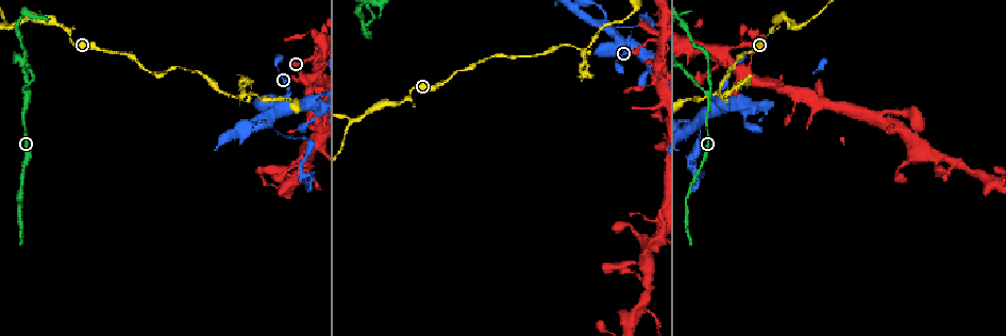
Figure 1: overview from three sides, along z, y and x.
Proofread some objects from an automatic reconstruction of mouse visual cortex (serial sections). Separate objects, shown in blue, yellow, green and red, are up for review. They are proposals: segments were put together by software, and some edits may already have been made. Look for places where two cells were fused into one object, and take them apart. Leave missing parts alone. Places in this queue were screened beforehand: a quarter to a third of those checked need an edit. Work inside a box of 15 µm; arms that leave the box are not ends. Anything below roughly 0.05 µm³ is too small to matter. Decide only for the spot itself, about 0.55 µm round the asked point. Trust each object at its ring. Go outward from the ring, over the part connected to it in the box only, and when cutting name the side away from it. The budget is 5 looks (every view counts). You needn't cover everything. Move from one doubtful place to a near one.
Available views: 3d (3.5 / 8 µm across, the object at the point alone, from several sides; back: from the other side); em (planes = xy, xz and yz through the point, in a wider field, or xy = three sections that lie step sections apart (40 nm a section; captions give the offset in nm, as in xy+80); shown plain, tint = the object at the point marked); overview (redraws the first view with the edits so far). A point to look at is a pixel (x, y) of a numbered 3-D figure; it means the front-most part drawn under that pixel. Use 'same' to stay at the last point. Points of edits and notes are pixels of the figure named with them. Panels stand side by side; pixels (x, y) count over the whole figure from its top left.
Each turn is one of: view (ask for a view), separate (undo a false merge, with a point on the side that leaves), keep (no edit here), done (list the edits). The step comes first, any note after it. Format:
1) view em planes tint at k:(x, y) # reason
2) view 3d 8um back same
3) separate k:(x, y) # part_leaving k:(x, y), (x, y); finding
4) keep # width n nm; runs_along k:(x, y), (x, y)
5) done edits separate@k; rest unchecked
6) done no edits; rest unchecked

view 3d 3.5um at 1:(657, 39) # three arms meet

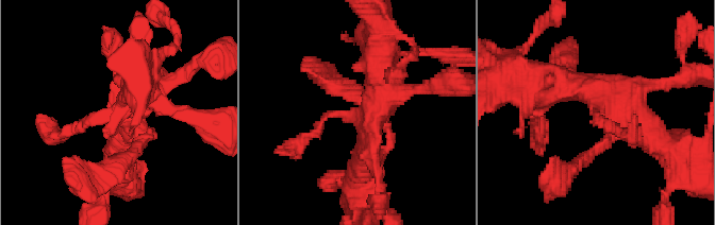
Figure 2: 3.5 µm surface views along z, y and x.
view em xy step 3 tint at 2:(599, 114) # now the EM

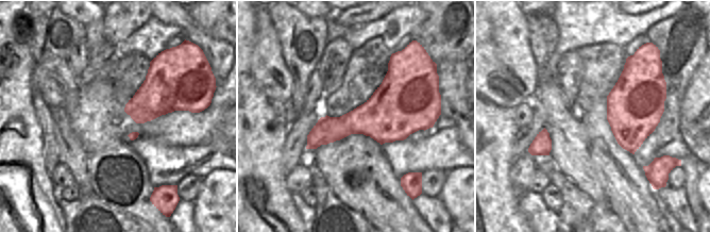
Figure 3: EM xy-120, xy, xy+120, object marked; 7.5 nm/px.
view em xy step 5 tint same

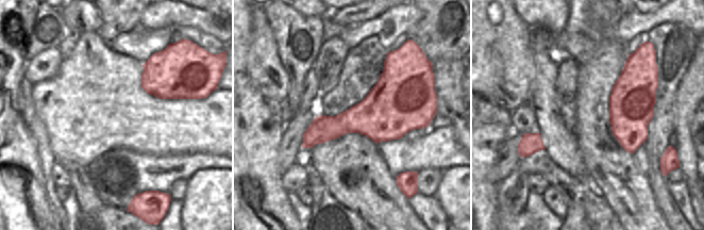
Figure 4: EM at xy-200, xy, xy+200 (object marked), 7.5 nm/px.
keep # runs_along 2:(299, 141), (331, 114), (358, 117), (364, 171); all the same cell

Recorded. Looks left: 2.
view 3d 3.5um at 1:(158, 75) # sharp bend

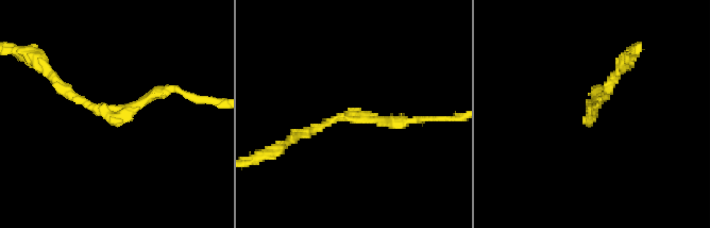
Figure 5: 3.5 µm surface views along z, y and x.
view em xy step 3 tint at 5:(589, 116) # arm_widths 150, 150 nm

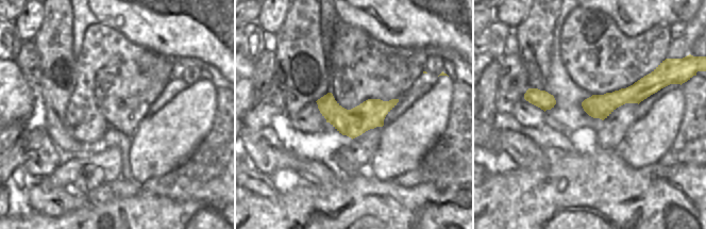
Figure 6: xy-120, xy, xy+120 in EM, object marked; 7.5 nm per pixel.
keep # runs_along 5:(297, 136), (349, 114), (415, 119); all the same cell

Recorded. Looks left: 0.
done no edits; rest unchecked

